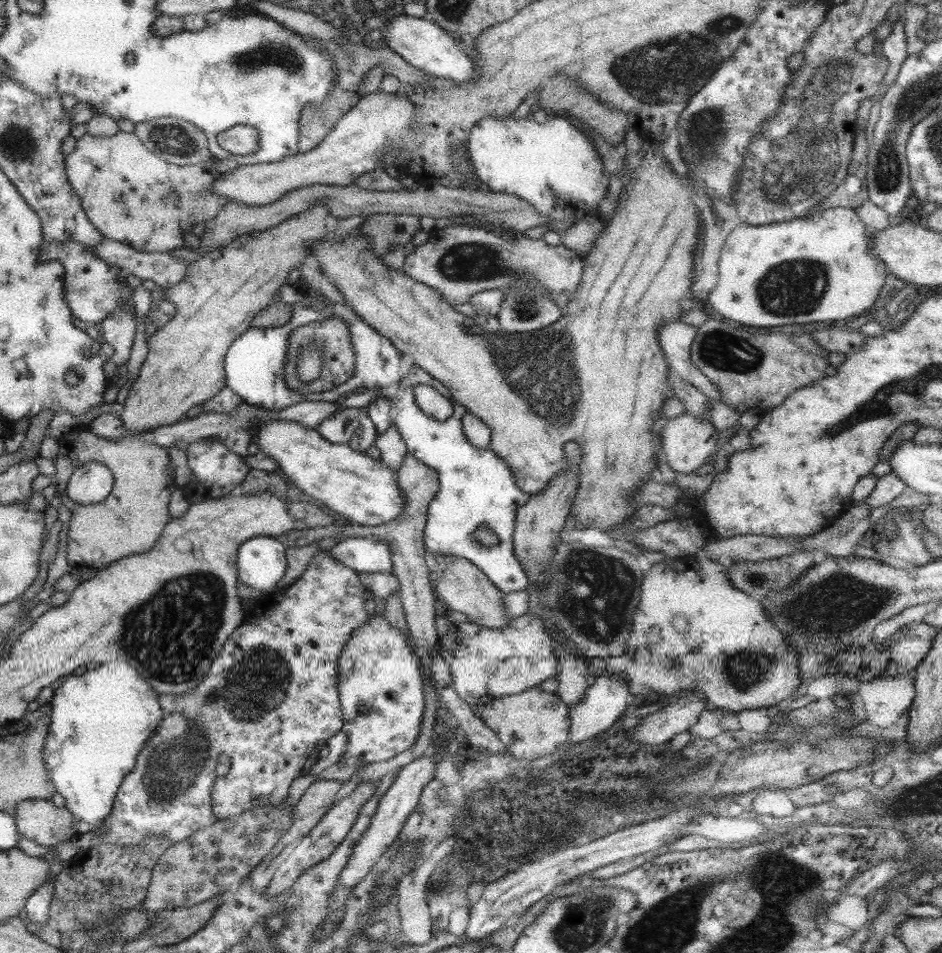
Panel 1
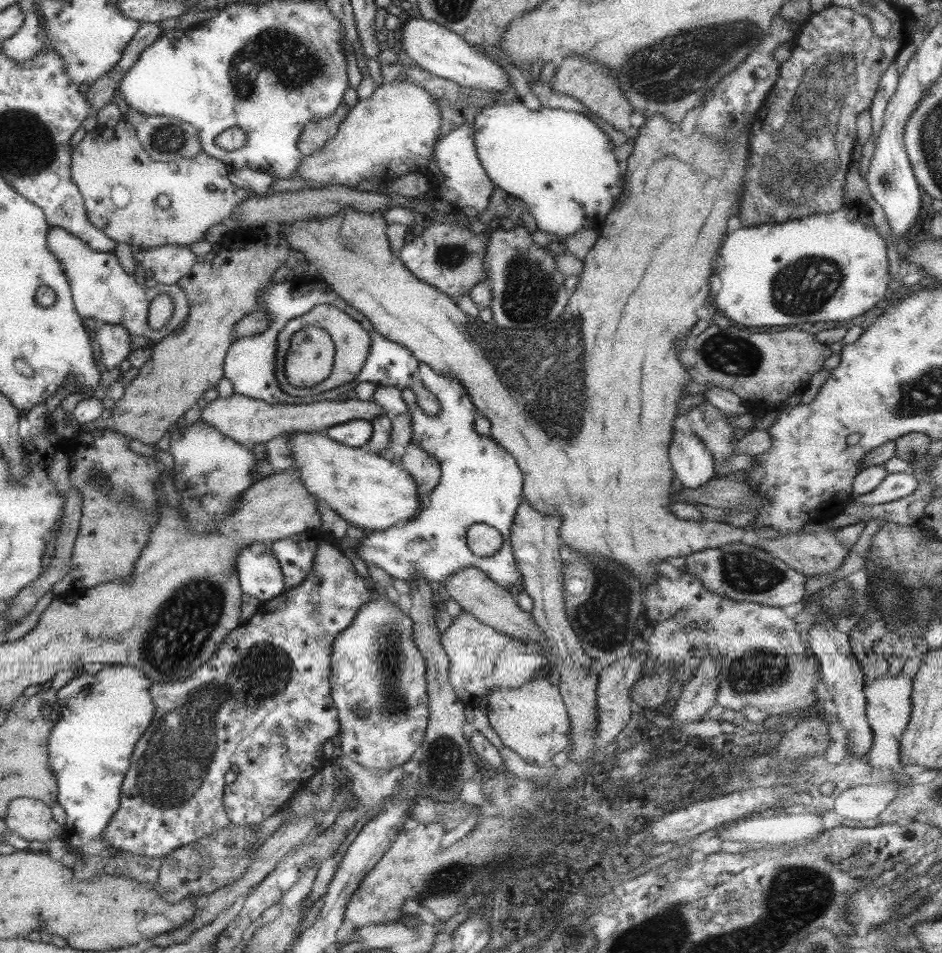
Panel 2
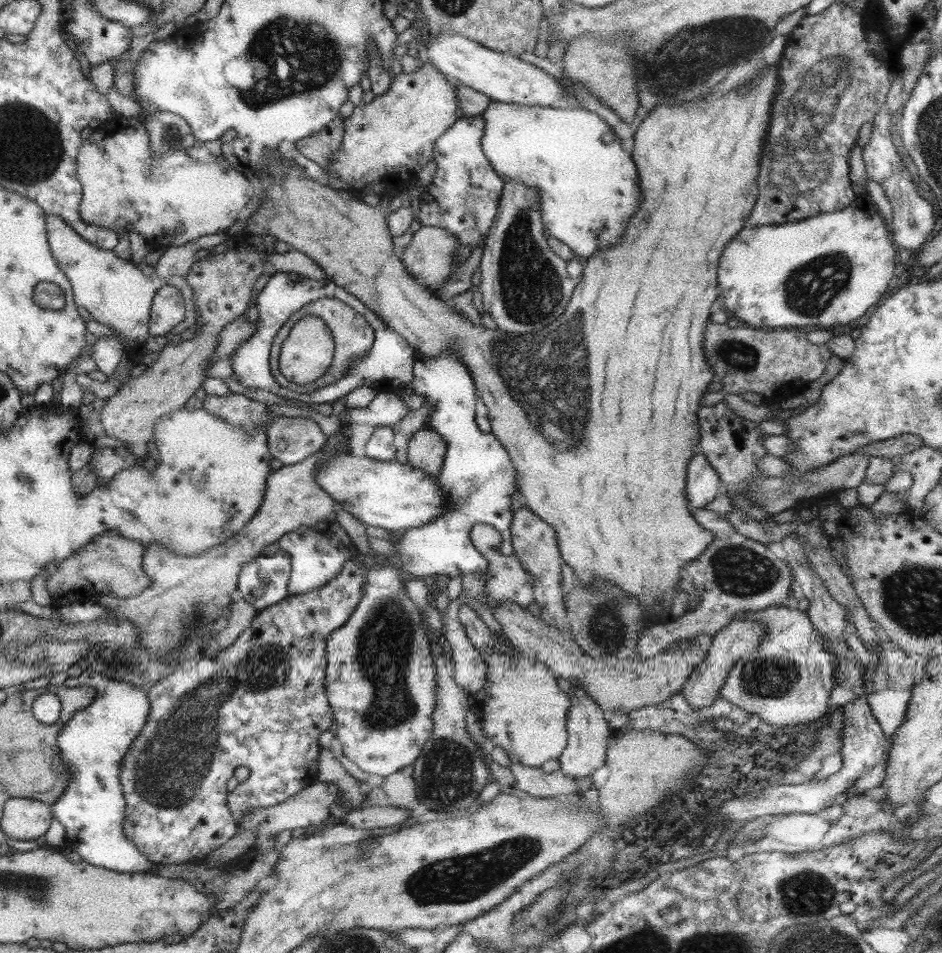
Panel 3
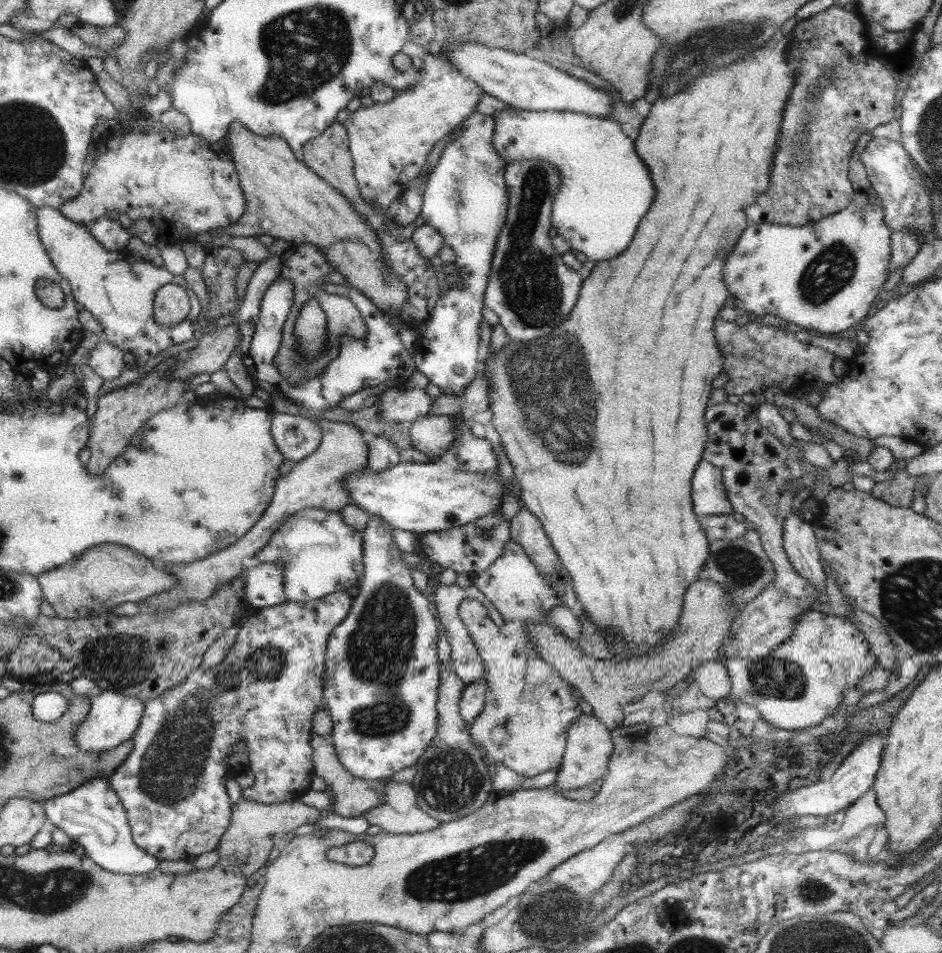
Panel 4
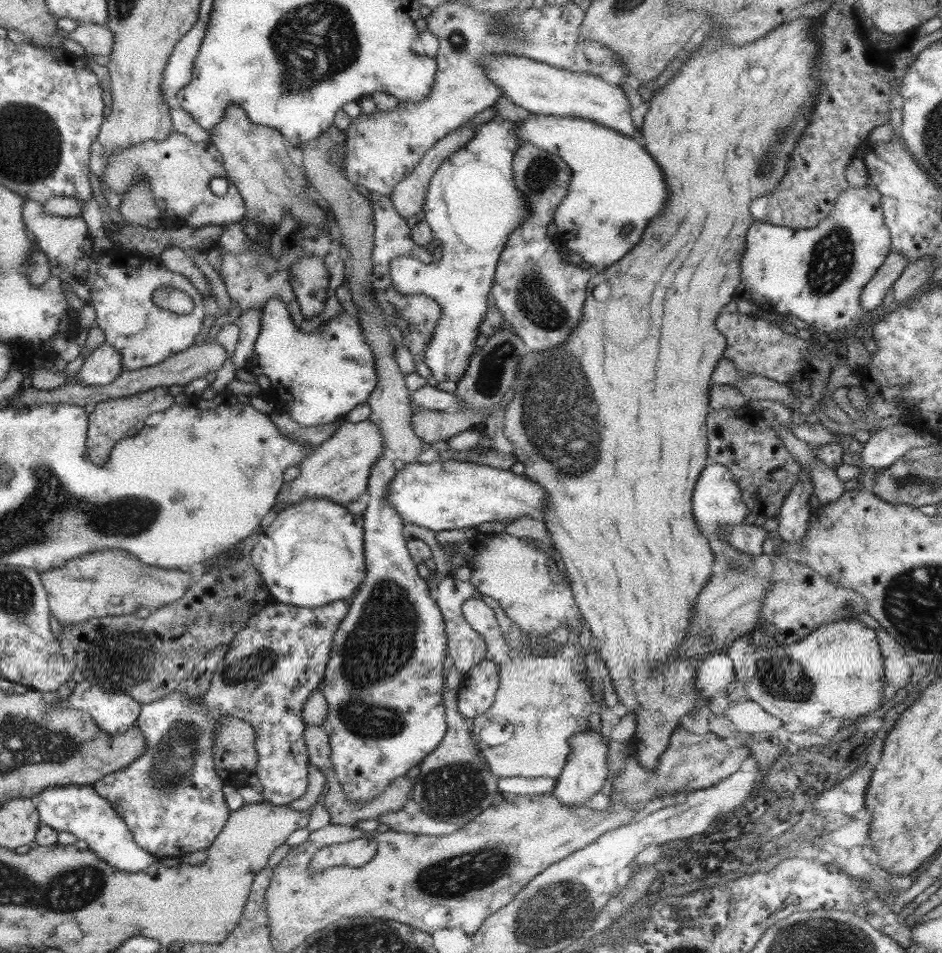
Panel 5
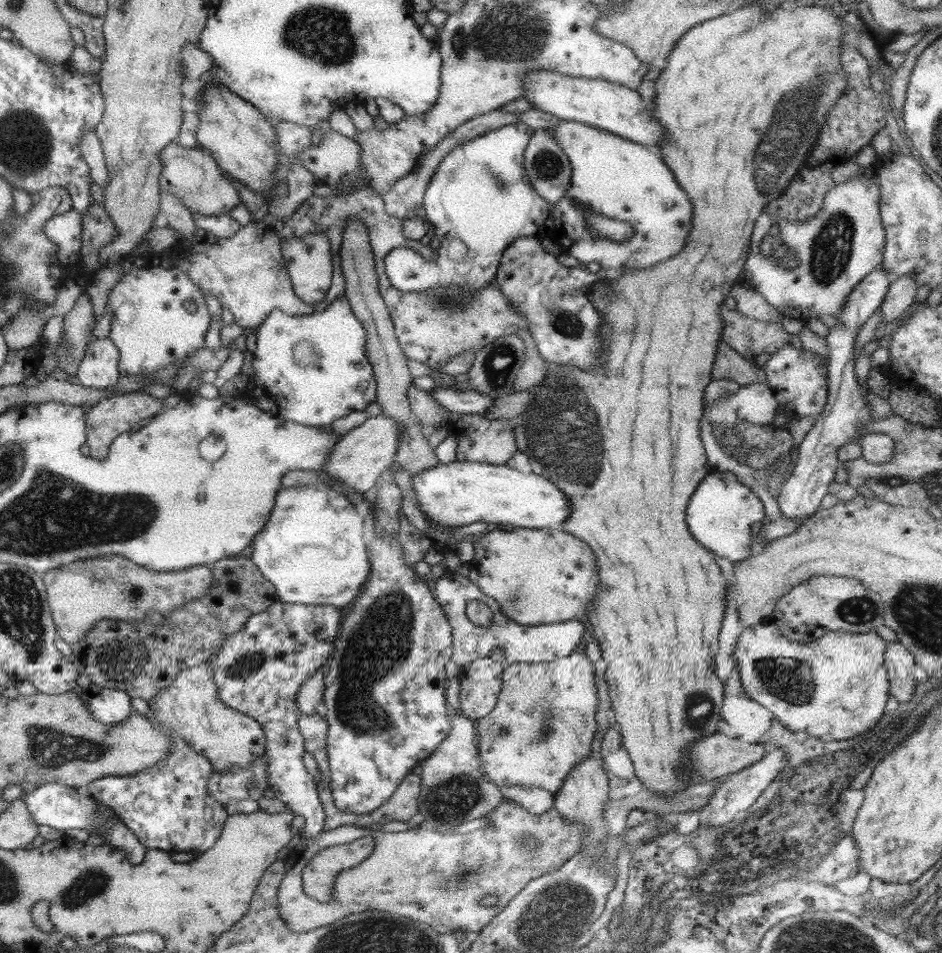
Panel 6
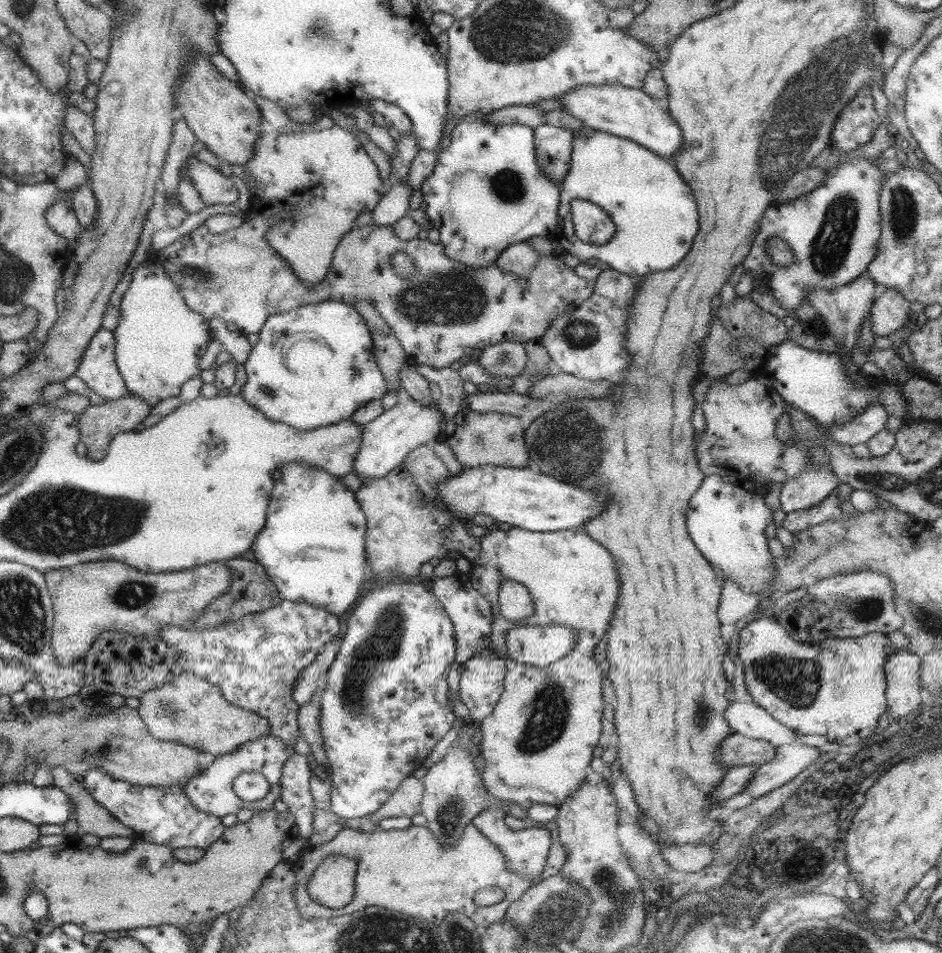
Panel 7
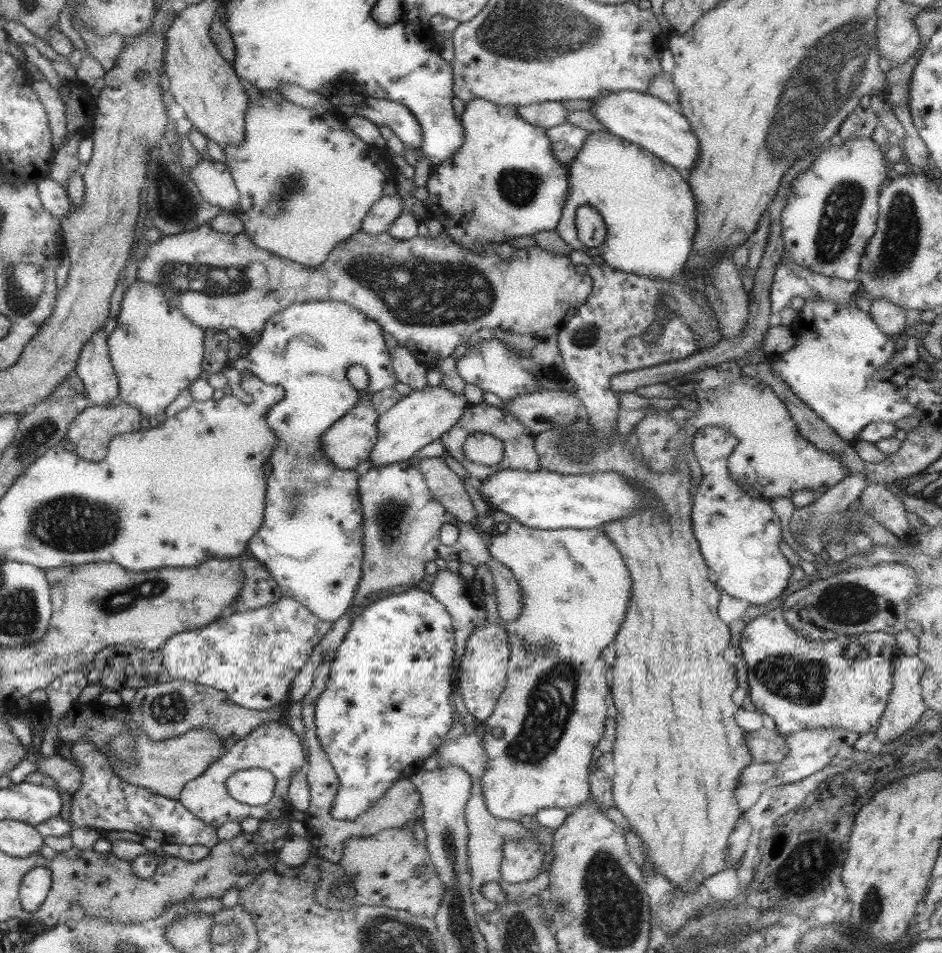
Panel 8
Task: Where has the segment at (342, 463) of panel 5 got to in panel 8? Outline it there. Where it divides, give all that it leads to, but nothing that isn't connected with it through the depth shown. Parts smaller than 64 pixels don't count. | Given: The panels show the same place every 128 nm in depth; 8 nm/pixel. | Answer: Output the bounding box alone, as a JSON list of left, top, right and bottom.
[368,383,468,468]

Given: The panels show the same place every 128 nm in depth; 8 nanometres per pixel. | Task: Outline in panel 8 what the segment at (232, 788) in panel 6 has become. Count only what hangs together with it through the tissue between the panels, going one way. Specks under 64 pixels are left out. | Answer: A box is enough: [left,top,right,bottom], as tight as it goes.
[180,719,307,828]

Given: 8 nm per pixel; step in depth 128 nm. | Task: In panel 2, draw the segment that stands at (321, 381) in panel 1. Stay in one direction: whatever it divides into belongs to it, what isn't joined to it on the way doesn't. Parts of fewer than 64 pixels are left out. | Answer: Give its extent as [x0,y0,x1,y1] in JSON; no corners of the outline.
[274,304,370,396]

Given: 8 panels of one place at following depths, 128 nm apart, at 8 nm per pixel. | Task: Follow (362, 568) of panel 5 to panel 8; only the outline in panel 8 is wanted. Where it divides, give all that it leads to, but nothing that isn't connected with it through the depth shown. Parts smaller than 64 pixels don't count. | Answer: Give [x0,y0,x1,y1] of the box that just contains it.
[221,300,397,621]

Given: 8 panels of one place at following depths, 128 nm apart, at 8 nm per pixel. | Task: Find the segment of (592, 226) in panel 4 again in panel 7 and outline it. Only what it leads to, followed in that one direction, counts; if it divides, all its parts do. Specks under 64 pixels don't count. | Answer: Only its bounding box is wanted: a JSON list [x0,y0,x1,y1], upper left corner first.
[549,126,699,277]

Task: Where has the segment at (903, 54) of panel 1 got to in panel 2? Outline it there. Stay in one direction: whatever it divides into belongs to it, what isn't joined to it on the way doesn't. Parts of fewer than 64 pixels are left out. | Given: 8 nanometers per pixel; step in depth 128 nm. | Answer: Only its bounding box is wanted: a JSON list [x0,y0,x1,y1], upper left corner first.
[869,62,899,140]

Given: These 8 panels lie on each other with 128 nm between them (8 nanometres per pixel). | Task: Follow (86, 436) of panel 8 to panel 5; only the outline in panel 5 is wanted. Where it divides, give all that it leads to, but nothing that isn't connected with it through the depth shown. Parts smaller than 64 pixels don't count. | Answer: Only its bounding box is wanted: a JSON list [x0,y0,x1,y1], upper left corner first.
[87,388,174,464]

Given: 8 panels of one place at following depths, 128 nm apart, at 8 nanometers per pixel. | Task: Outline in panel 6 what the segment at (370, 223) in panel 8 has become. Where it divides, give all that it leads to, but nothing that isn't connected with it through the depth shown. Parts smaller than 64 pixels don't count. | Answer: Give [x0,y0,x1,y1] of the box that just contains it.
[381,109,519,220]

